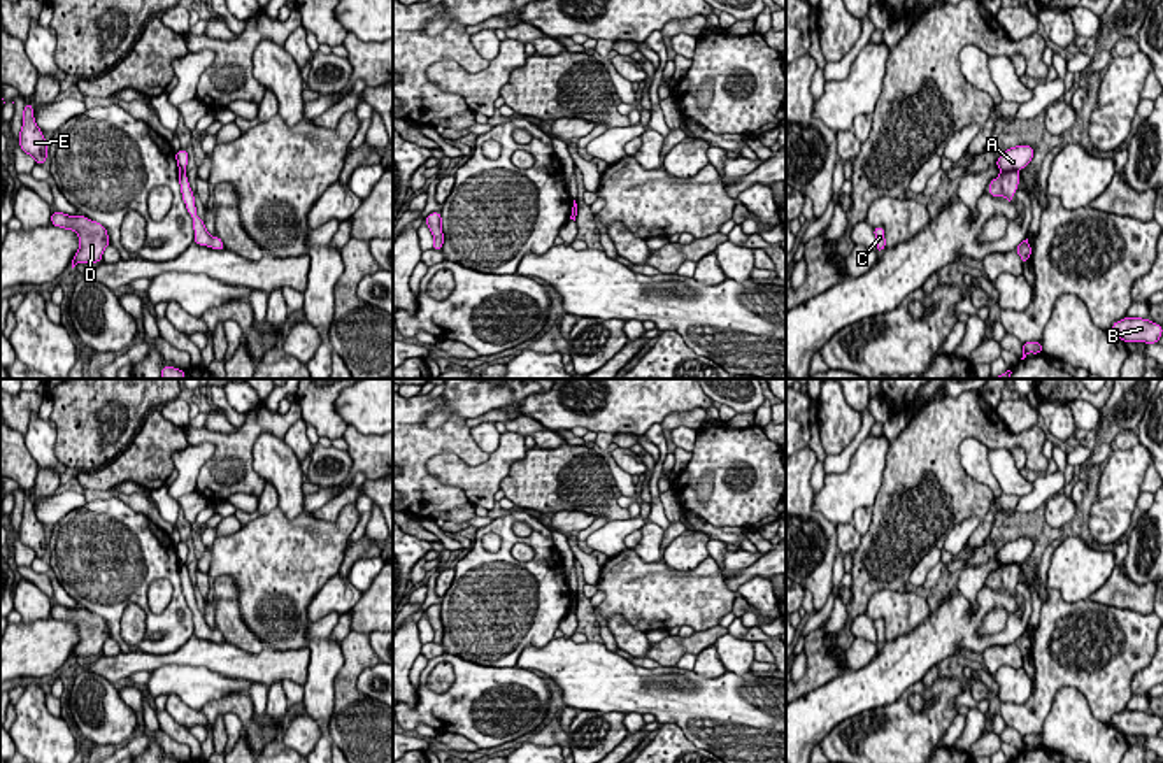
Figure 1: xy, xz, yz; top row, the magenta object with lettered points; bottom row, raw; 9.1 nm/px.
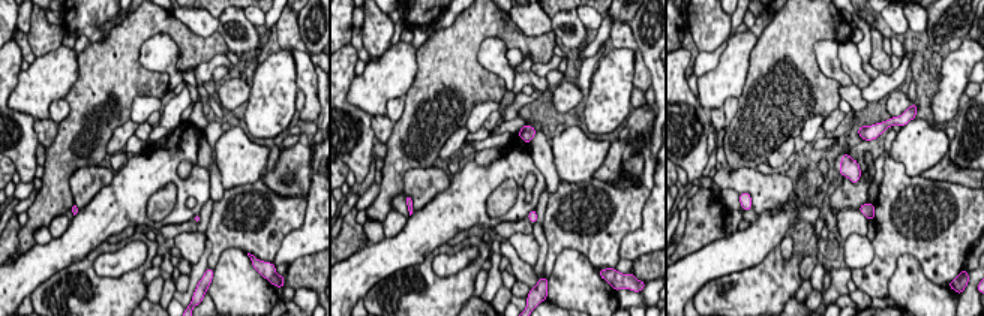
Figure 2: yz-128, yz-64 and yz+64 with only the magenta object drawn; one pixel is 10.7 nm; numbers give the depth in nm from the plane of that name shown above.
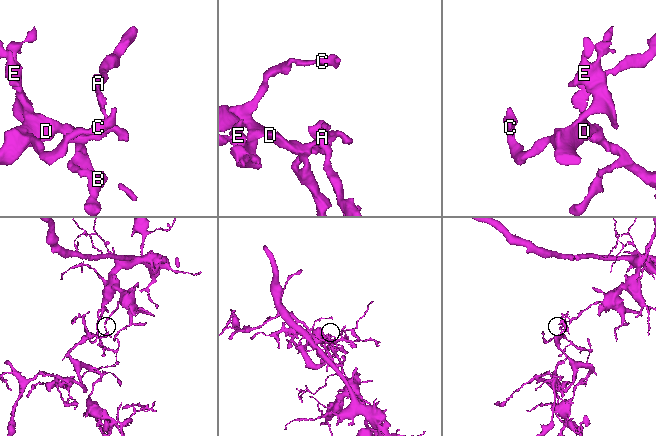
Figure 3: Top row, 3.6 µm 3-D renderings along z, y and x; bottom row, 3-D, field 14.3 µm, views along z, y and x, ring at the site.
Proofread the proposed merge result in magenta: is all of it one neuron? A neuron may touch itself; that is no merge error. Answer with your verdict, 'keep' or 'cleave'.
cleave

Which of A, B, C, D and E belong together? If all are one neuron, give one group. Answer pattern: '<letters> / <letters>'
A / B C D E

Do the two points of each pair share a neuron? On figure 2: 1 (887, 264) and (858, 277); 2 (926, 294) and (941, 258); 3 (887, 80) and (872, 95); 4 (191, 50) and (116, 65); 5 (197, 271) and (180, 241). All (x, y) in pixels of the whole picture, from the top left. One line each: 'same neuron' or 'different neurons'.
1: same neuron
2: different neurons
3: same neuron
4: same neuron
5: different neurons

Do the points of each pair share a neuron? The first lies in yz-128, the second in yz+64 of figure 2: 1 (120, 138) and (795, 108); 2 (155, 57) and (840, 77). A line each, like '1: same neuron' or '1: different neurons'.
1: different neurons
2: same neuron

